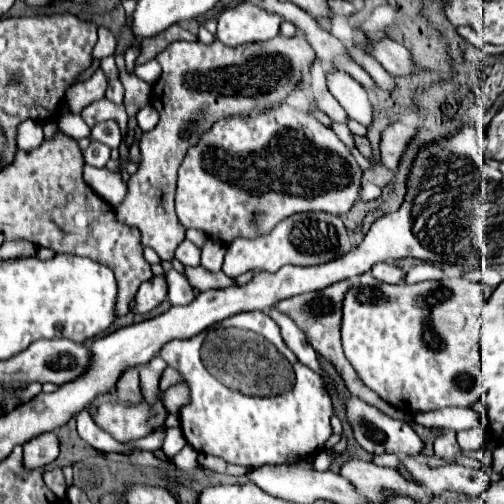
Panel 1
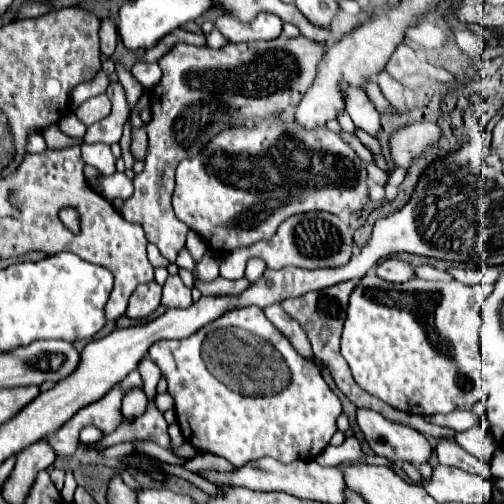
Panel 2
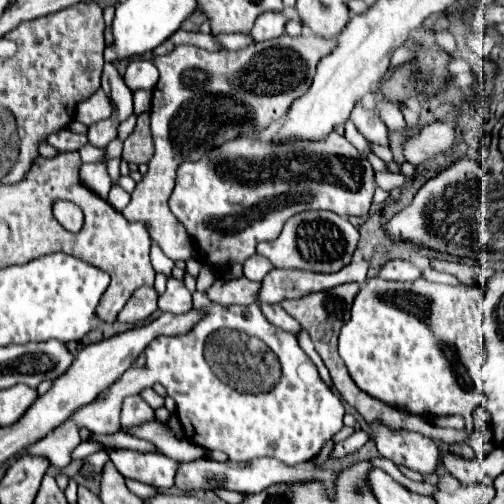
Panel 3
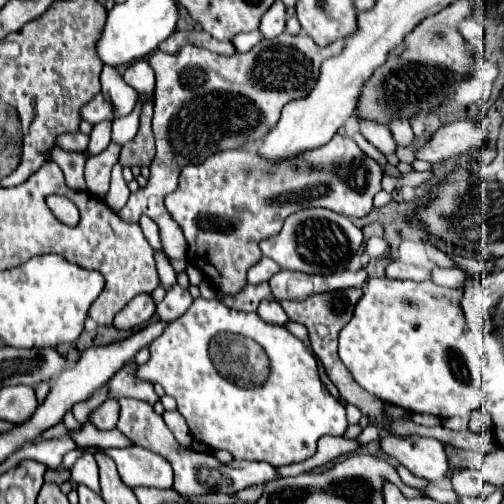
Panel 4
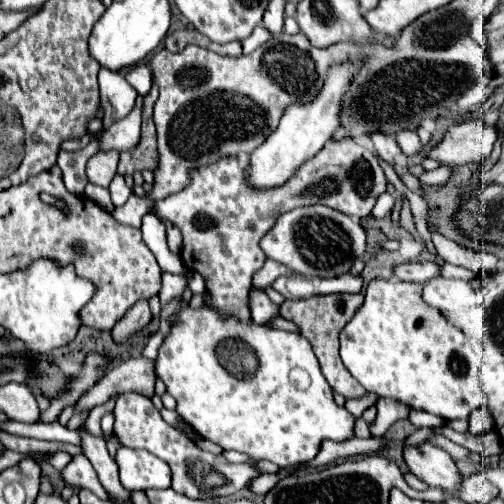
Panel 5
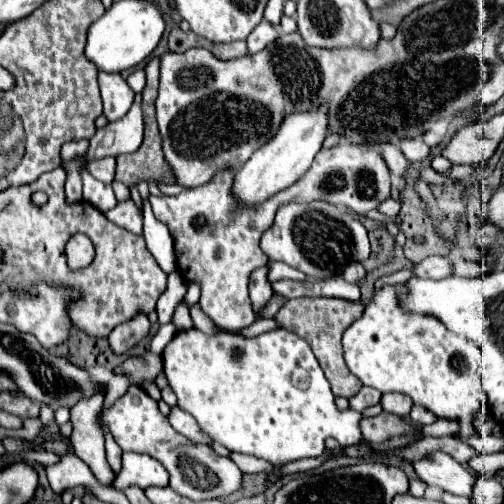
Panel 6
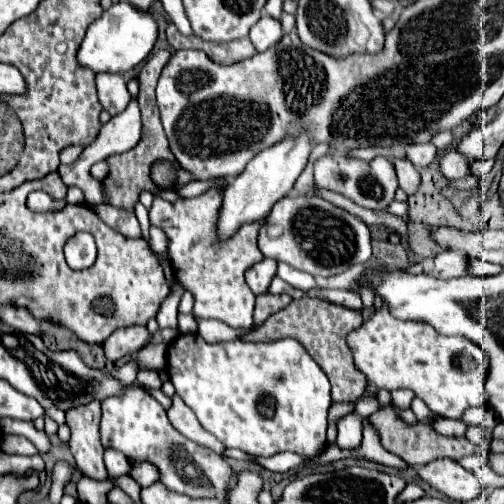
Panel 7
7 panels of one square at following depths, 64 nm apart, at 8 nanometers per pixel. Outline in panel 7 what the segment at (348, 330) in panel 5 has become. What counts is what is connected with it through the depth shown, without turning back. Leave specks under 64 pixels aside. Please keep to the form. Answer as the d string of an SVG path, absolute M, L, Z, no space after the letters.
M382 306L360 330L350 332L348 344L354 352L356 368L366 374L370 384L388 390L410 388L438 416L460 418L470 406L488 406L490 396L484 380L490 360L478 344L464 336L442 336L428 324L396 320Z

